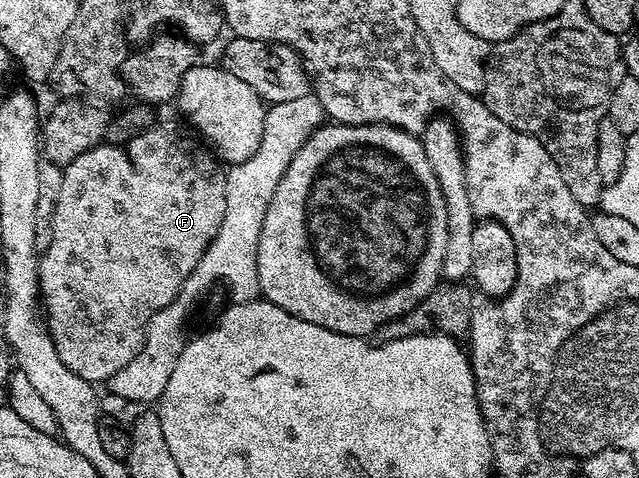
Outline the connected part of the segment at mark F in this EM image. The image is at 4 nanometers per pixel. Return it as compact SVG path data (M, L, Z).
M153 126L150 130L146 130L146 134L138 134L138 138L123 146L101 142L95 148L86 150L86 154L78 154L74 162L63 165L62 168L64 175L62 186L50 217L52 228L50 227L48 243L43 249L44 257L42 252L38 260L40 300L48 333L52 335L52 341L58 350L58 358L62 358L62 362L66 362L66 366L70 366L70 370L74 370L74 374L78 374L78 378L83 380L106 382L114 374L118 374L122 366L126 366L136 357L138 350L142 350L144 345L144 336L148 332L150 318L154 318L156 311L170 306L170 302L178 298L186 278L190 278L202 254L206 254L210 242L218 234L218 226L222 226L222 218L226 218L225 173L217 157L203 143L195 144L190 137L183 136L180 132L171 132L168 128L160 127Z

